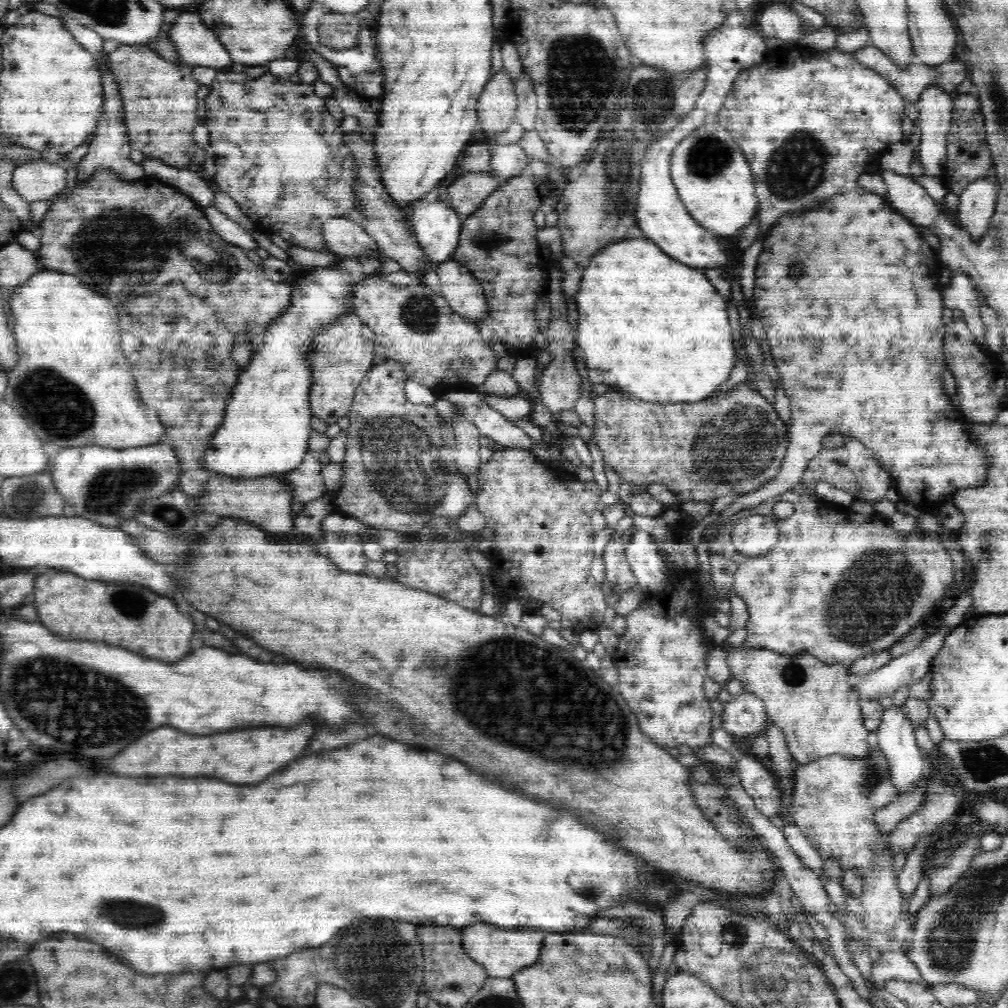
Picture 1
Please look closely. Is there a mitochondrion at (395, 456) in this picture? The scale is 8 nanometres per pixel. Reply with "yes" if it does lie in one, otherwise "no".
yes

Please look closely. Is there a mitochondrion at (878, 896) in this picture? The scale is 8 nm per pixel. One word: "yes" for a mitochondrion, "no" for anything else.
no

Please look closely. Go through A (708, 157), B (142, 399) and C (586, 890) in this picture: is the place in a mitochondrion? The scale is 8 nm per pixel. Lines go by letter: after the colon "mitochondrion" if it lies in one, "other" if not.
A: mitochondrion
B: other
C: mitochondrion

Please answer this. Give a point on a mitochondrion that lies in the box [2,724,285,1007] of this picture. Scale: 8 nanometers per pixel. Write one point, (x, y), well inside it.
(125, 914)

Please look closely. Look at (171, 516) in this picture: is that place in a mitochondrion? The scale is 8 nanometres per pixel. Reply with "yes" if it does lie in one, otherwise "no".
yes

